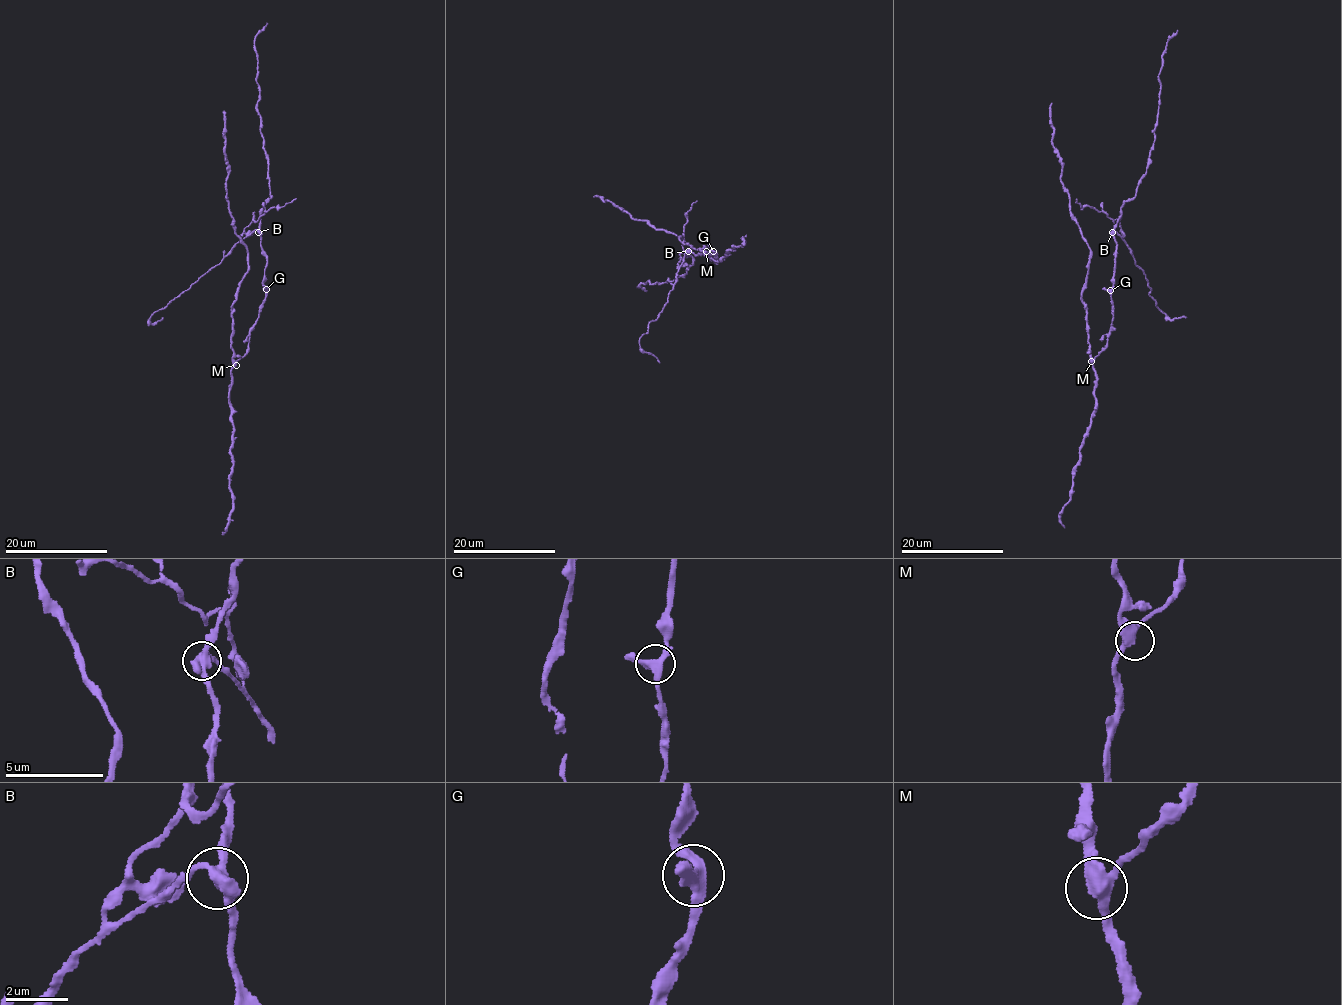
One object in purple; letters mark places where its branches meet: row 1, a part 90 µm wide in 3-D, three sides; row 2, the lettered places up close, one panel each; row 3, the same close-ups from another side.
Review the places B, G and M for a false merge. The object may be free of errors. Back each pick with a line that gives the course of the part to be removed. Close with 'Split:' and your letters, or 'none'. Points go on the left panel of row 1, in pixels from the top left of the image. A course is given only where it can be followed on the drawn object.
B: course (258, 232), (250, 233), (235, 245), (220, 263), (149, 320), (151, 323), (163, 318)
Split: B

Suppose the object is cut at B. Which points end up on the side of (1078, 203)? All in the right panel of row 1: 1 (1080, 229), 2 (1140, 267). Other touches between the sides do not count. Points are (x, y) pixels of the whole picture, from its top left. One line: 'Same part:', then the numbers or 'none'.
Same part: 2

